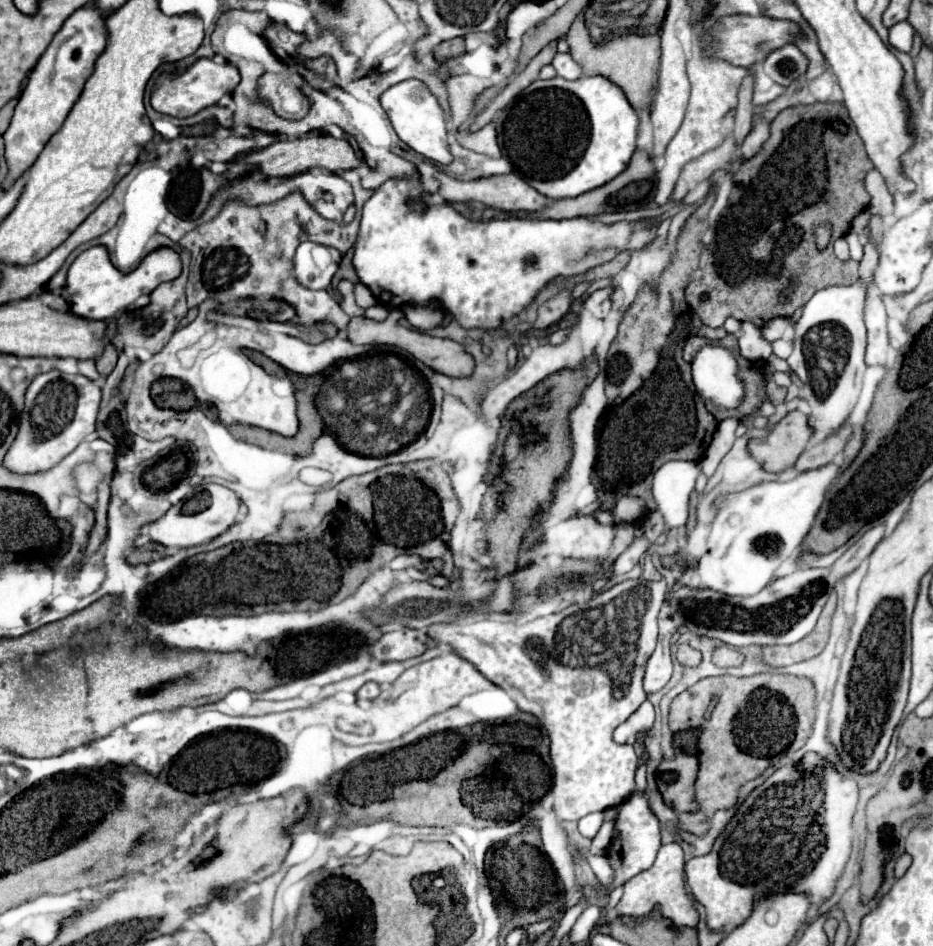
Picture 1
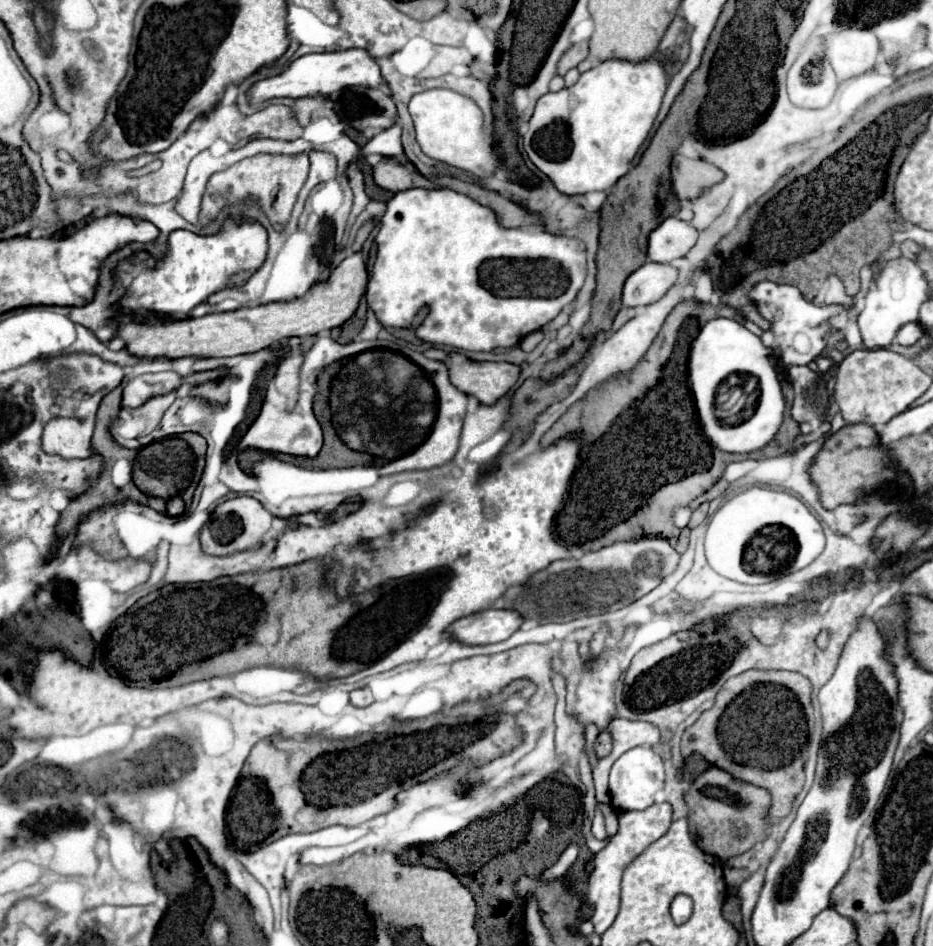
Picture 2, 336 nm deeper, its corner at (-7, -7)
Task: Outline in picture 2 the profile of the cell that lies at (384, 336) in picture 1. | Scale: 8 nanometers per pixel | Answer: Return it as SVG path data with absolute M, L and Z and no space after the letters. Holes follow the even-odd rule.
M449 354L451 384L475 396L481 404L495 404L519 378L519 366L509 362L473 362L463 354Z

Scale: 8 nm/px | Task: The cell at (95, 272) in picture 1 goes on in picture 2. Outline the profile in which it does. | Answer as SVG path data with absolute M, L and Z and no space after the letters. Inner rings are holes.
M225 218L221 230L213 236L201 236L189 230L175 230L169 236L169 252L161 268L149 268L145 262L125 260L115 278L125 286L125 296L119 300L121 308L139 312L149 310L171 318L189 316L189 312L207 302L207 298L225 288L243 286L253 276L267 256L267 230L255 220Z

